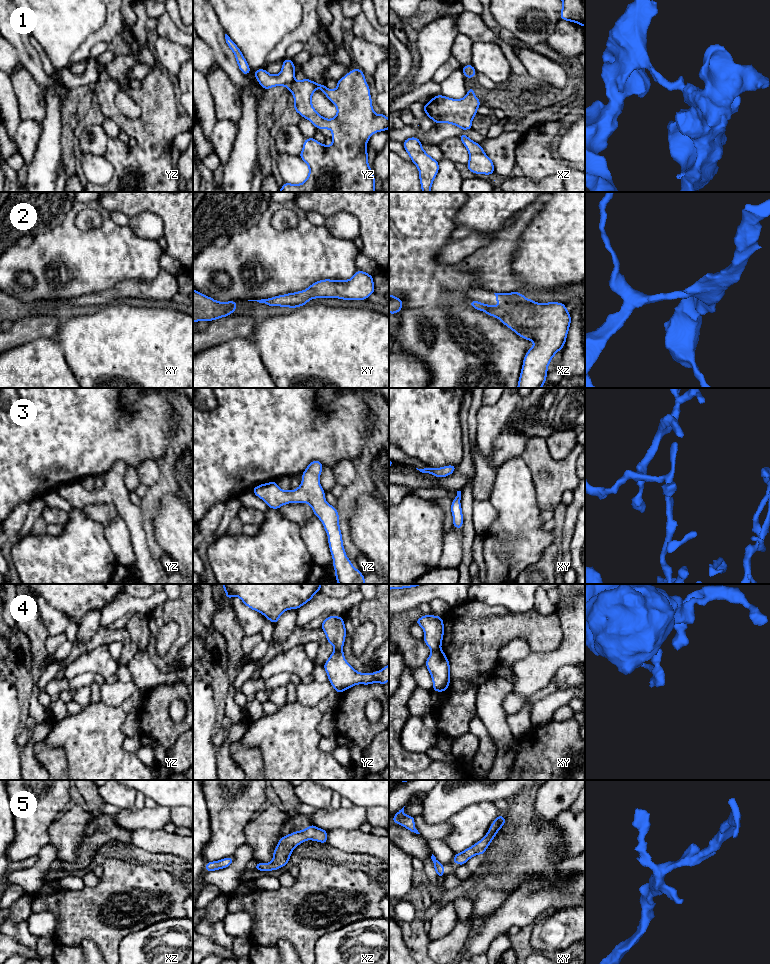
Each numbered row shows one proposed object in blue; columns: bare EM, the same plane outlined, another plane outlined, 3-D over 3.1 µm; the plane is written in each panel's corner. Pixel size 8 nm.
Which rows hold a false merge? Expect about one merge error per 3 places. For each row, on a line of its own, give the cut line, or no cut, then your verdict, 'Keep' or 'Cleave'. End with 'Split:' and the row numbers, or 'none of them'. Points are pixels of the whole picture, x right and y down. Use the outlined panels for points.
1: Split along yz (295, 80), (287, 87). Cleave
2: No split. Keep
3: No split. Keep
4: Split along yz (334, 649), (341, 650). Cleave
5: No split. Keep
Split: 1, 4

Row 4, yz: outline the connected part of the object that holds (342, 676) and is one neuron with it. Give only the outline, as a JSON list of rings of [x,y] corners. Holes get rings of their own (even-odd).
[[[334,650],[323,668],[328,681],[339,694],[358,684],[370,685],[377,682],[385,685],[389,681],[389,664],[377,672],[362,674],[346,661],[343,650]]]

